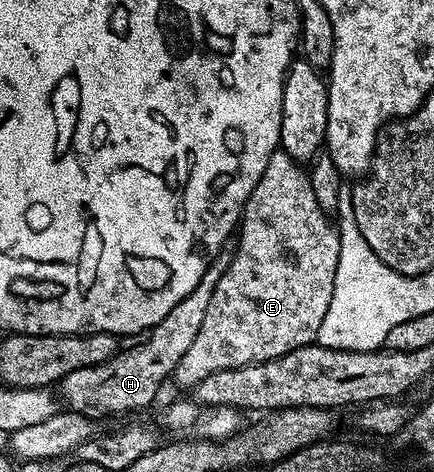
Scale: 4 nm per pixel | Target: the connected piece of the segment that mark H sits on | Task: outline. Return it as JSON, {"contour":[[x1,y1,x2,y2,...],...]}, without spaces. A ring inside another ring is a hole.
{"contour":[[222,251,209,264,203,279,187,295,187,299,179,299,171,312,159,319,153,329,148,330,147,338,142,345,133,345,130,349,122,348,116,357,104,361,95,367,85,367,79,371,71,371,59,382,59,397,65,401,70,410,81,413,84,417,100,419,100,417,121,417,124,413,133,413,136,409,145,409,157,397,161,384,172,378,177,371,179,359,187,355,191,343,195,343,195,335,199,335,199,327,203,327,203,319,207,316,207,306,211,303,211,295,215,285,233,262,233,253]]}

